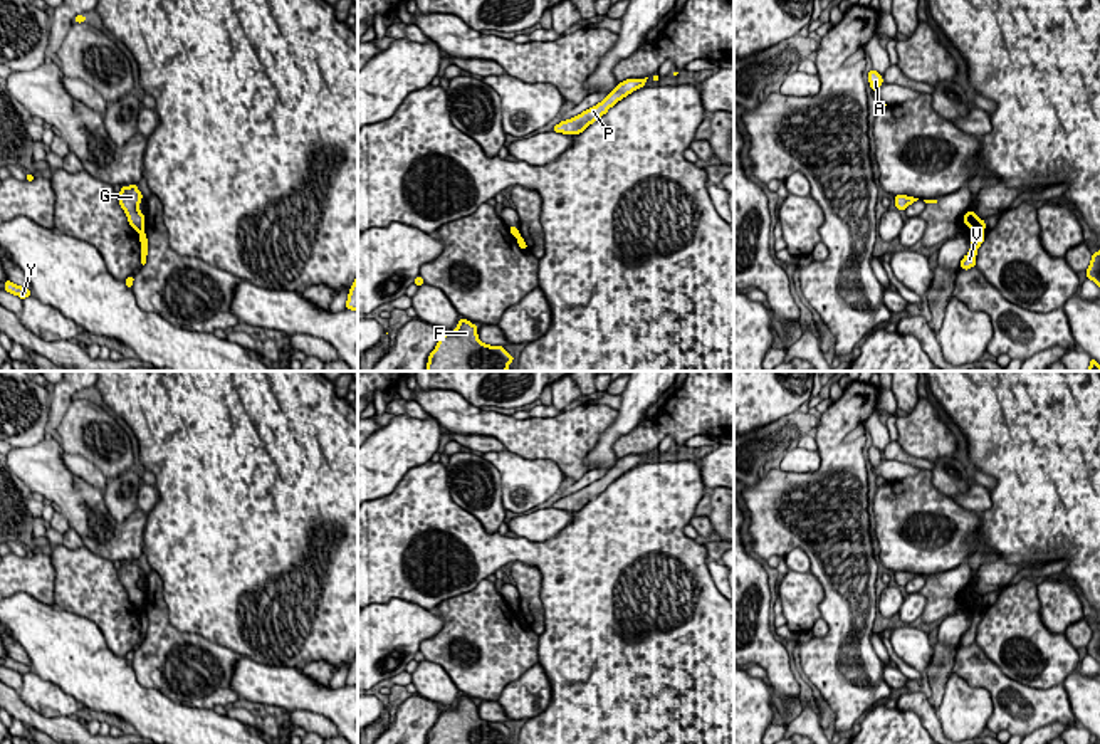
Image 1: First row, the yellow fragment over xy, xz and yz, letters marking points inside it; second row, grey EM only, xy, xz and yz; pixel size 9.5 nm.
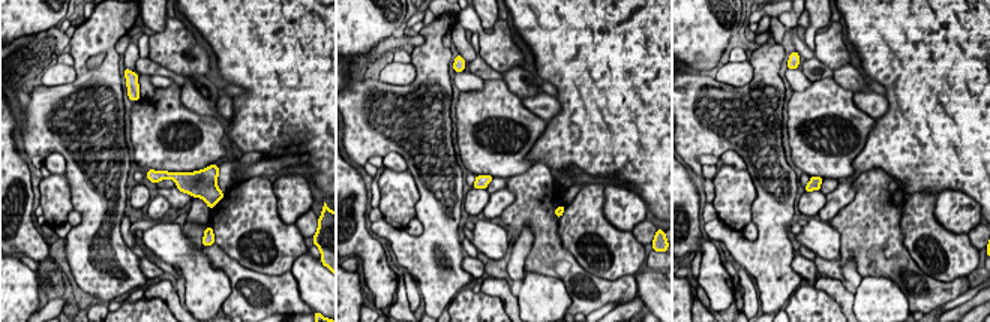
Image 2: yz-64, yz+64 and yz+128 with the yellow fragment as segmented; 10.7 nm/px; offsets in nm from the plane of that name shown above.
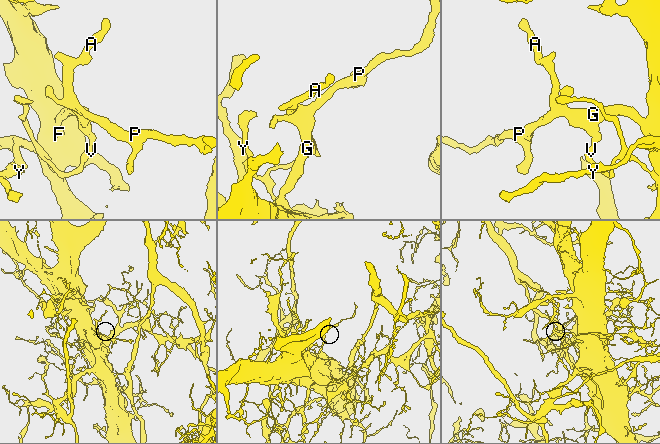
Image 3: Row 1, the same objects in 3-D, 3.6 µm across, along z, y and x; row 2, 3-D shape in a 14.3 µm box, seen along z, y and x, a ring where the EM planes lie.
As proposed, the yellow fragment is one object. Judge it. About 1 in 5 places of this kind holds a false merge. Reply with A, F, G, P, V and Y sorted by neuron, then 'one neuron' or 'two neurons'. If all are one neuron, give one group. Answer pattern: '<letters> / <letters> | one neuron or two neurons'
A F G P Y / V | two neurons

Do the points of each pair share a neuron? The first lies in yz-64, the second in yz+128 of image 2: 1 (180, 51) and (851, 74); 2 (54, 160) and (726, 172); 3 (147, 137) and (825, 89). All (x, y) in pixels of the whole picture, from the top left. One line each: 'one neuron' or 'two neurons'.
1: two neurons
2: two neurons
3: one neuron

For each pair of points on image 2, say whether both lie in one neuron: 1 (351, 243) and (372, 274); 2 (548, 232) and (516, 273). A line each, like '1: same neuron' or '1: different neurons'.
1: same neuron
2: different neurons

